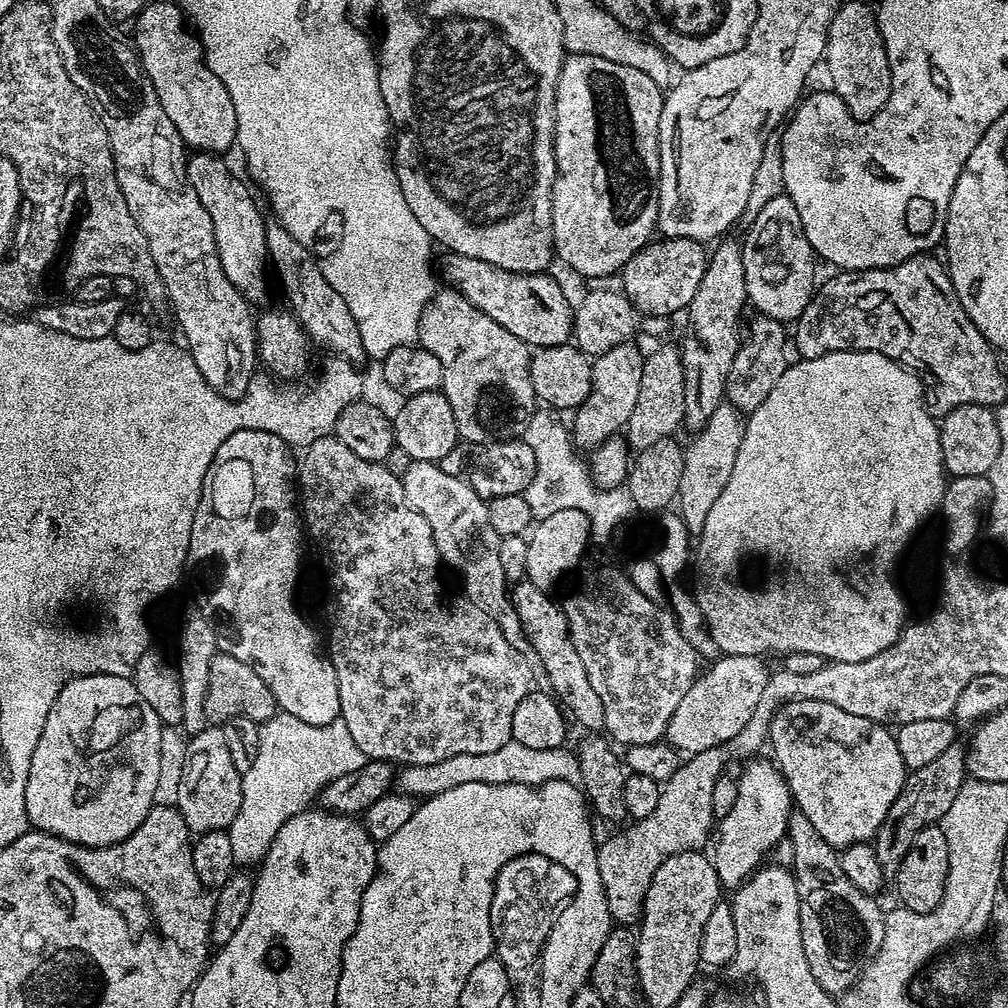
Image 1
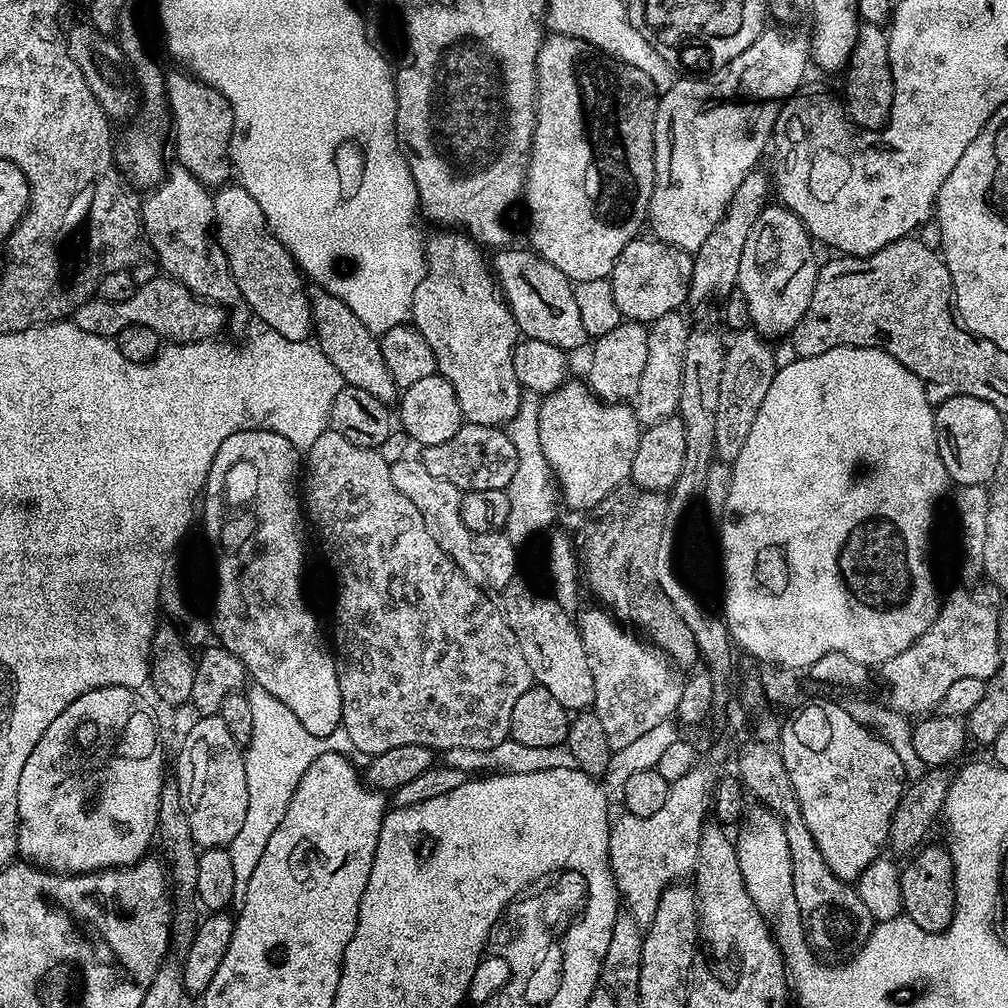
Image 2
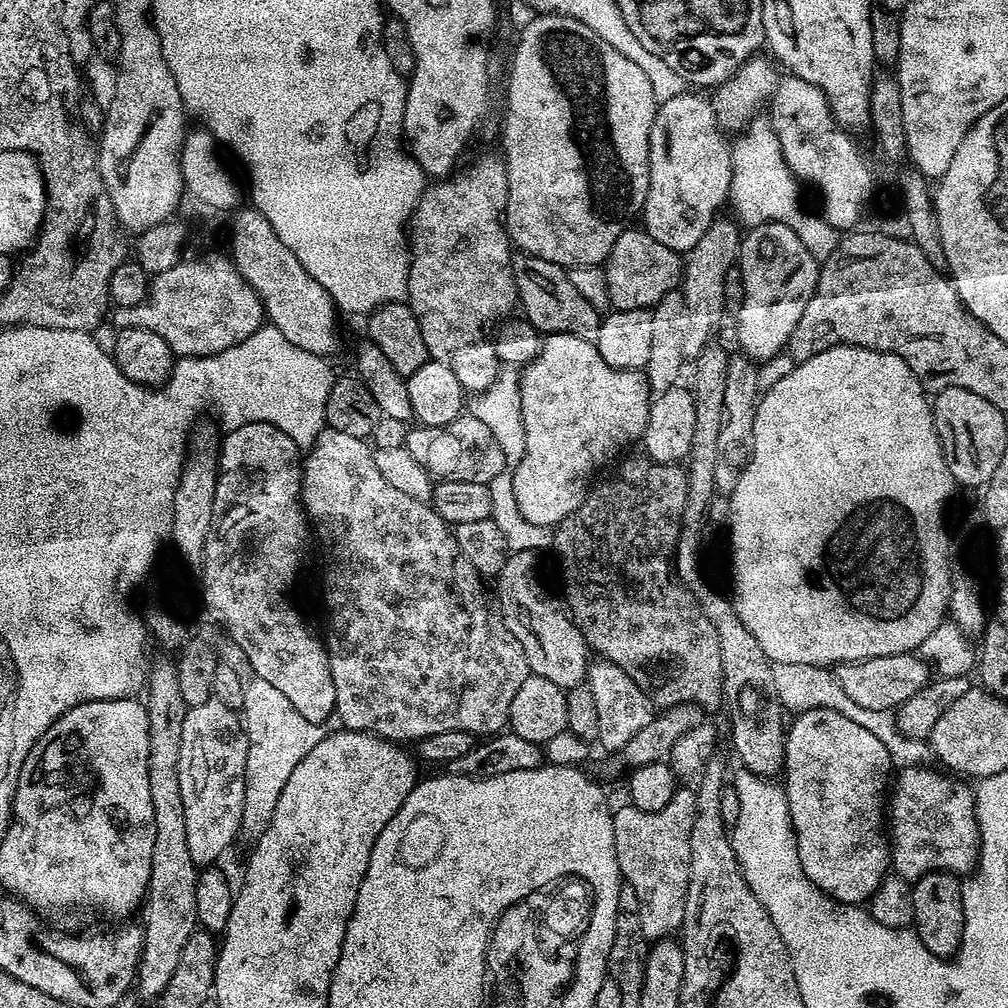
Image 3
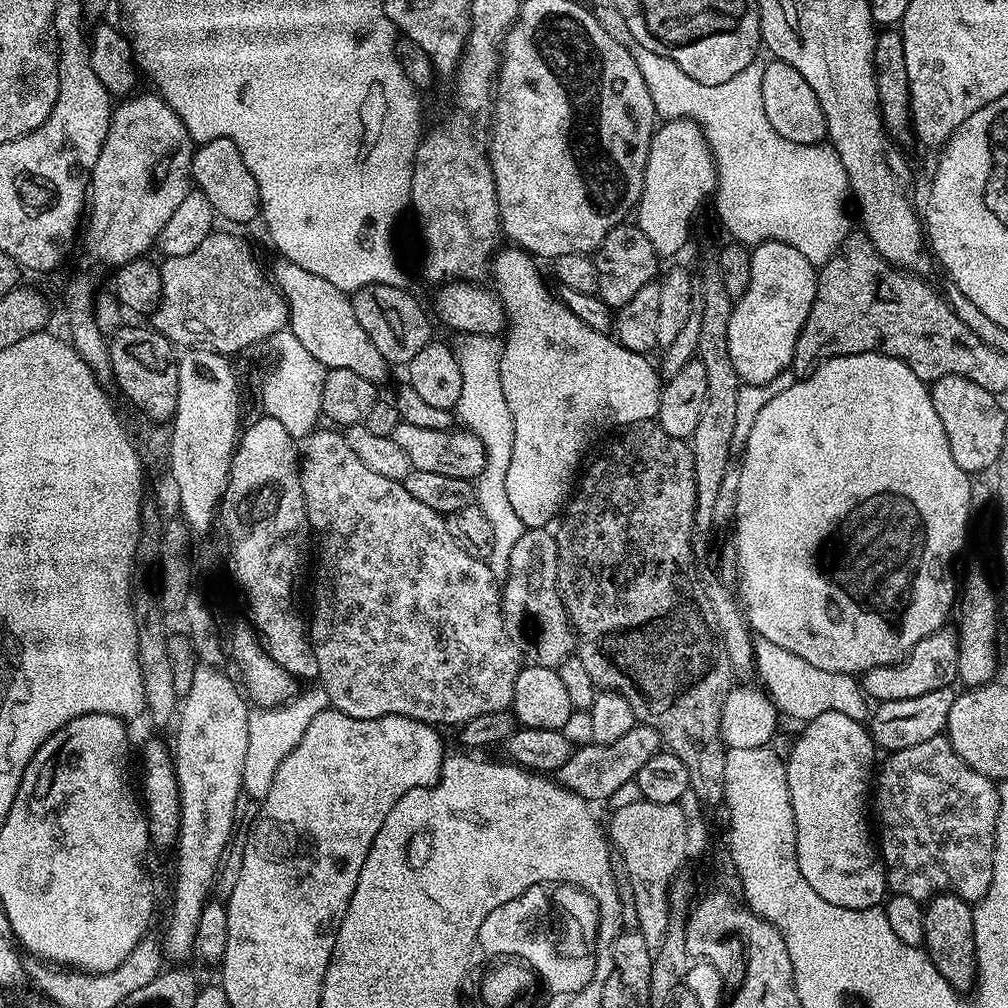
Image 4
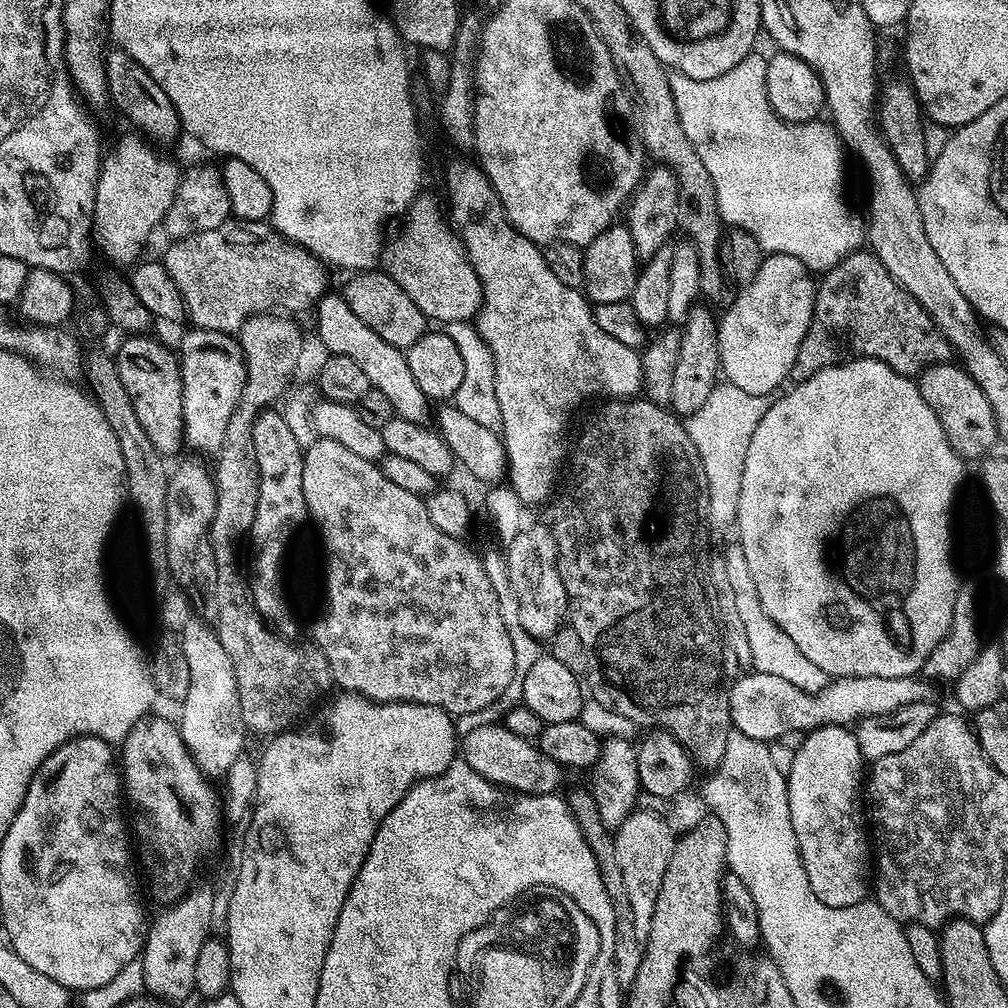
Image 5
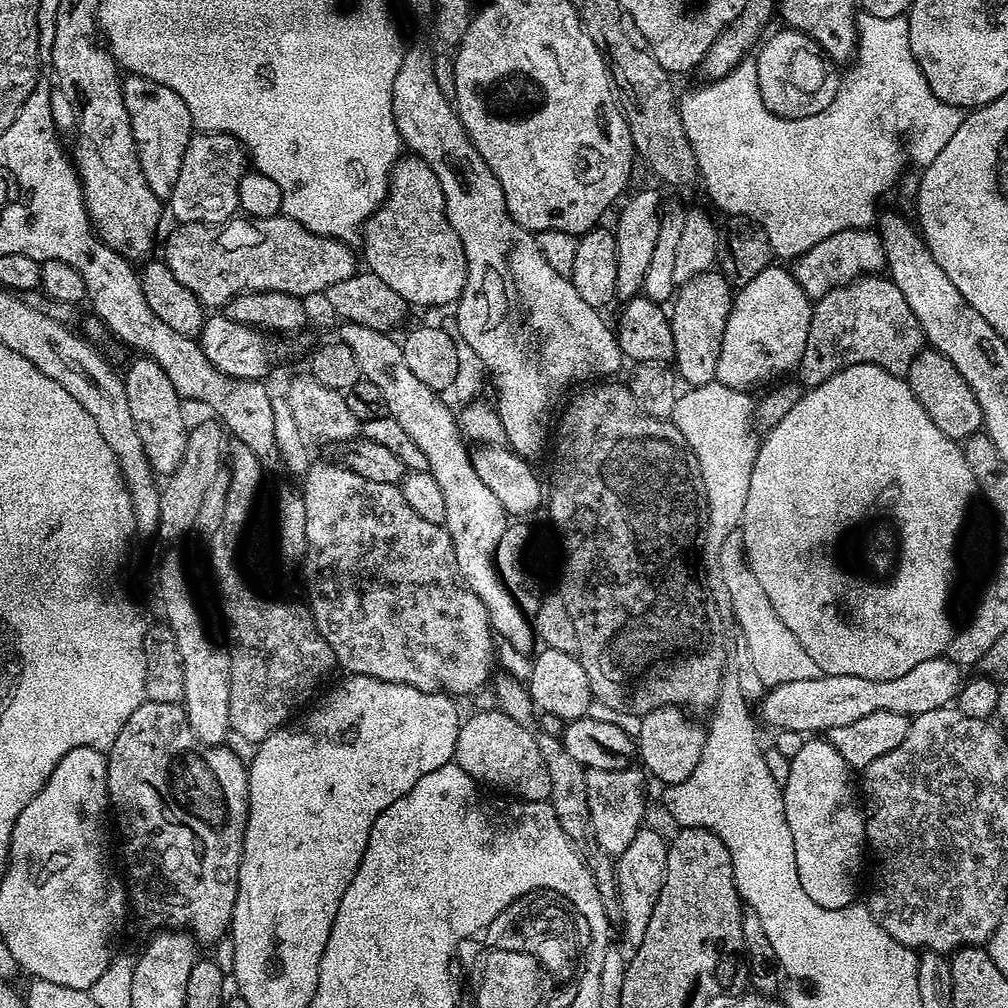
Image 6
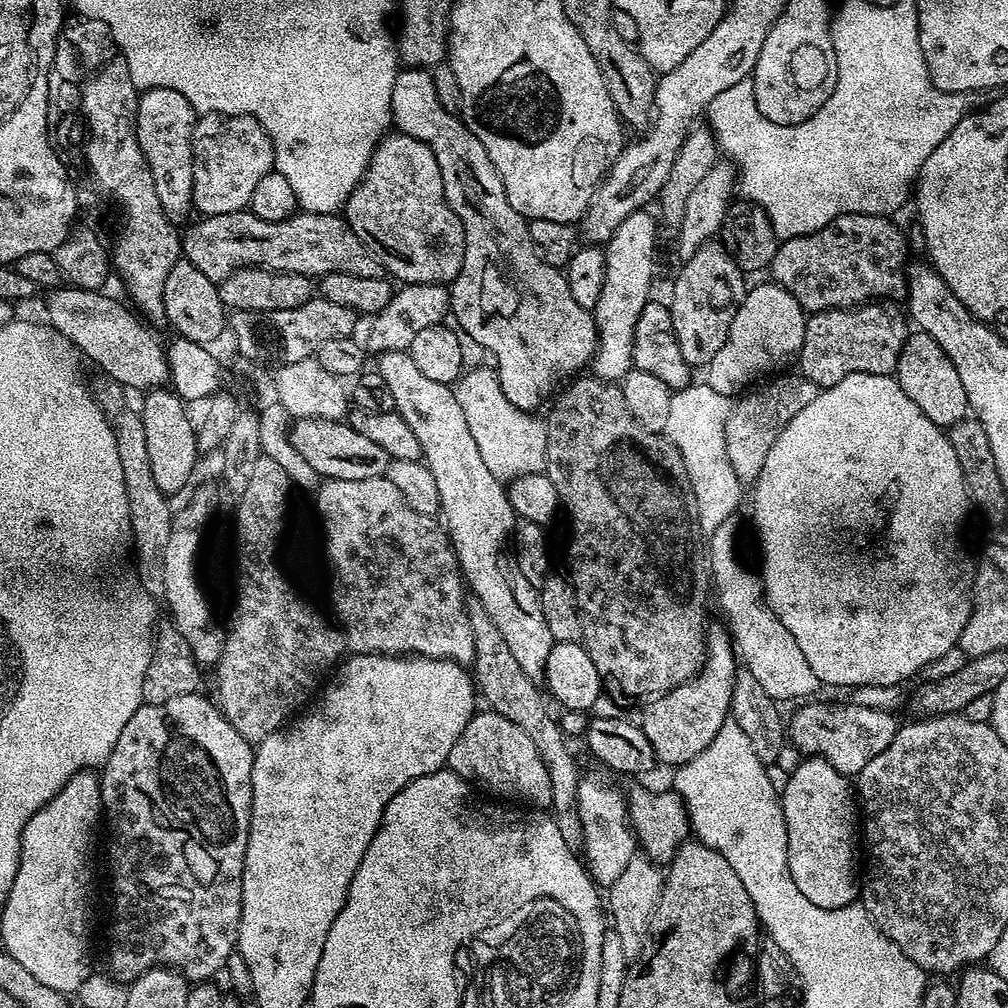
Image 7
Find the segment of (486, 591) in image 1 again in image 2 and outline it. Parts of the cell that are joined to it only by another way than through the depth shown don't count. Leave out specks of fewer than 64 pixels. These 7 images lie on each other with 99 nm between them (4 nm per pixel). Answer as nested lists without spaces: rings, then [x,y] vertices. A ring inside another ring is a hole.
[[[423,459],[406,460],[391,464],[390,478],[394,478],[394,486],[418,506],[430,534],[434,534],[434,542],[452,560],[460,565],[460,569],[469,574],[475,573],[478,568],[478,556],[474,551],[474,533],[471,532],[462,520],[462,493],[454,486],[454,482],[446,482],[443,478],[433,478],[426,471]]]

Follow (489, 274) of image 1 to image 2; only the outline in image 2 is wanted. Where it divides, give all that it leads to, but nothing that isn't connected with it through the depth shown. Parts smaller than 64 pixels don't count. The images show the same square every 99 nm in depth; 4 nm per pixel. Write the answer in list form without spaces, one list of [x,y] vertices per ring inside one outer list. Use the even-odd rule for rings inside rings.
[[[520,248],[500,250],[491,257],[490,267],[500,285],[500,293],[514,314],[517,329],[527,339],[538,342],[550,342],[550,346],[558,346],[565,350],[580,348],[589,343],[586,326],[582,326],[582,314],[578,314],[578,302],[573,281],[558,270],[558,266],[550,266],[550,262],[540,259],[535,252]]]

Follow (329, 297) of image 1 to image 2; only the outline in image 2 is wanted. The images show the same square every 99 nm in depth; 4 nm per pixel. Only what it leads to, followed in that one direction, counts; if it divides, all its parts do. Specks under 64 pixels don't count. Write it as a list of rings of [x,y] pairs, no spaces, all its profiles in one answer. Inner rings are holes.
[[[315,286],[308,288],[308,301],[312,307],[312,323],[314,325],[314,340],[319,344],[322,354],[326,354],[343,376],[344,382],[353,388],[366,391],[374,395],[383,404],[391,405],[398,398],[398,389],[393,375],[386,367],[386,360],[382,355],[382,346],[378,337],[342,302],[342,298],[334,298],[325,288]]]

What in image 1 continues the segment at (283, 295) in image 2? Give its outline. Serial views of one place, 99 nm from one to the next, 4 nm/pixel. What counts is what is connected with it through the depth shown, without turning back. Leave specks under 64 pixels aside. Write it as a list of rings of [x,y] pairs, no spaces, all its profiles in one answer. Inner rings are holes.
[[[196,152],[188,157],[188,177],[198,202],[206,206],[210,222],[214,222],[214,242],[218,246],[218,262],[226,270],[226,278],[243,294],[249,305],[256,306],[268,296],[270,261],[264,226],[266,217],[260,213],[252,192],[228,169],[225,157],[210,152]]]

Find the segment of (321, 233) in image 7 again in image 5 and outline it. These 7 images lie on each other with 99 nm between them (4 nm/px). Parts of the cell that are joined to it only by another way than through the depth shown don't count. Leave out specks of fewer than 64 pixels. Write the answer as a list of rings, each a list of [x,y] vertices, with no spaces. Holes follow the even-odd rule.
[[[233,219],[214,230],[171,241],[167,246],[162,255],[163,266],[182,294],[187,319],[192,319],[191,323],[198,328],[236,334],[248,316],[277,310],[297,314],[303,308],[311,309],[329,291],[329,269],[325,264],[262,220]]]

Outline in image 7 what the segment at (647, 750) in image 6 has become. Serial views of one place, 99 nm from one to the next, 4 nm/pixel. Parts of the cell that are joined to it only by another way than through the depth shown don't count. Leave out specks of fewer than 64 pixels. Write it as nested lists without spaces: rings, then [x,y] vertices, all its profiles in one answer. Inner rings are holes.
[[[709,635],[704,667],[691,680],[672,688],[663,696],[655,697],[647,705],[649,708],[644,712],[642,727],[646,738],[650,738],[661,765],[679,766],[690,762],[698,754],[702,754],[702,750],[706,750],[706,746],[714,742],[714,734],[718,734],[718,730],[729,723],[738,660],[729,637],[724,636]]]

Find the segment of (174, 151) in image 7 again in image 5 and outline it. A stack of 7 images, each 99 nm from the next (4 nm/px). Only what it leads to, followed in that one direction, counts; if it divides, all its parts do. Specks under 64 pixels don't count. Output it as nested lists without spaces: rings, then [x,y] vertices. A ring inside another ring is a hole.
[[[108,50],[104,54],[106,66],[106,82],[108,83],[108,96],[111,103],[122,115],[128,116],[133,129],[139,130],[149,141],[168,144],[176,135],[181,135],[178,110],[174,110],[174,102],[166,98],[166,90],[150,78],[150,74],[138,62],[134,62],[125,52]]]

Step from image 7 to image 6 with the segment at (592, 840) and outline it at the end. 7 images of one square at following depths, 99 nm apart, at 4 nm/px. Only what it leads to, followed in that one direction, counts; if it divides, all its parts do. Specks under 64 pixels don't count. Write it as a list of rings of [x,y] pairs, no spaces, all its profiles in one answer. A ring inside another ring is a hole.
[[[636,766],[622,770],[586,771],[586,794],[590,802],[594,838],[598,838],[600,849],[613,858],[618,858],[626,850],[626,846],[634,842],[645,823],[643,775],[645,776],[645,773]]]

